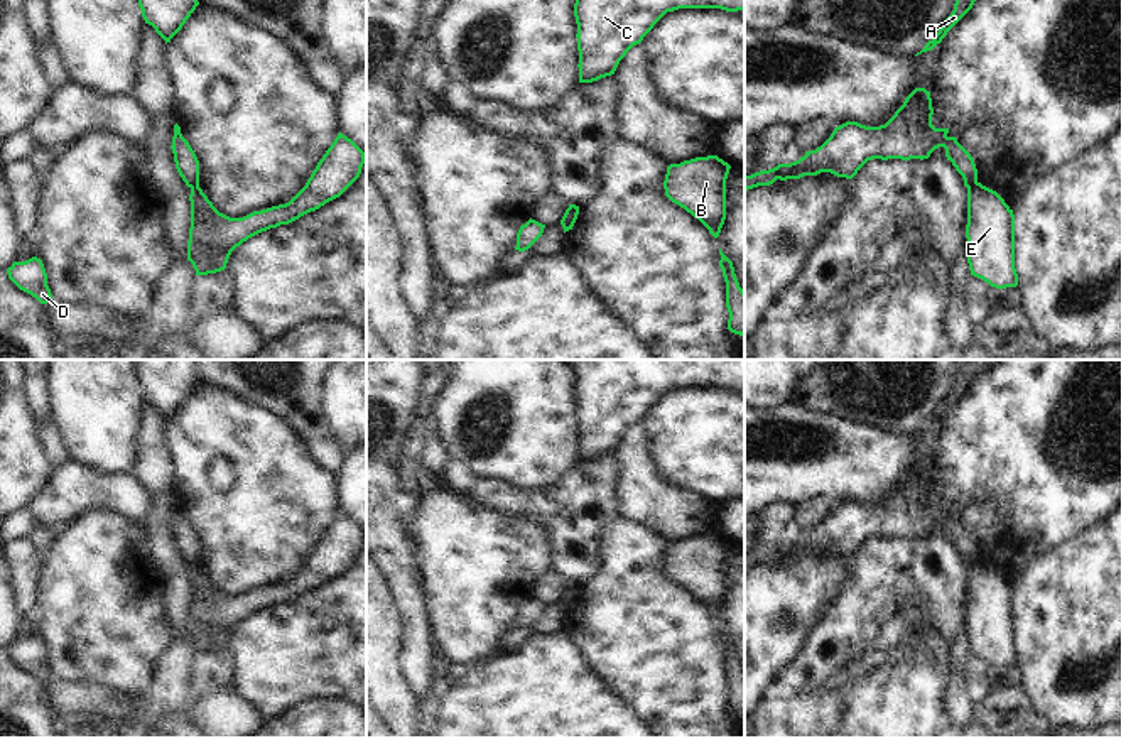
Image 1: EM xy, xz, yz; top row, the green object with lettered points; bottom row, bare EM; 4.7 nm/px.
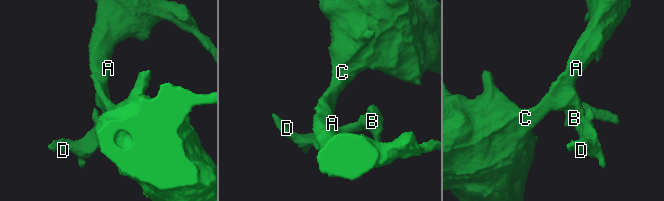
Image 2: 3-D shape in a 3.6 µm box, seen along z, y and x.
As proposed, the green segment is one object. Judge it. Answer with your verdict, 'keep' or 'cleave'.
cleave

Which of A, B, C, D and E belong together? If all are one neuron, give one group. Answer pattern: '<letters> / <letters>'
A C / B D E

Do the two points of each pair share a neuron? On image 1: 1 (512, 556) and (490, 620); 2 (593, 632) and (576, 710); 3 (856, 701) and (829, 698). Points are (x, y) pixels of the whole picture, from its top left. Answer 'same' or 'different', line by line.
1: same
2: different
3: different

